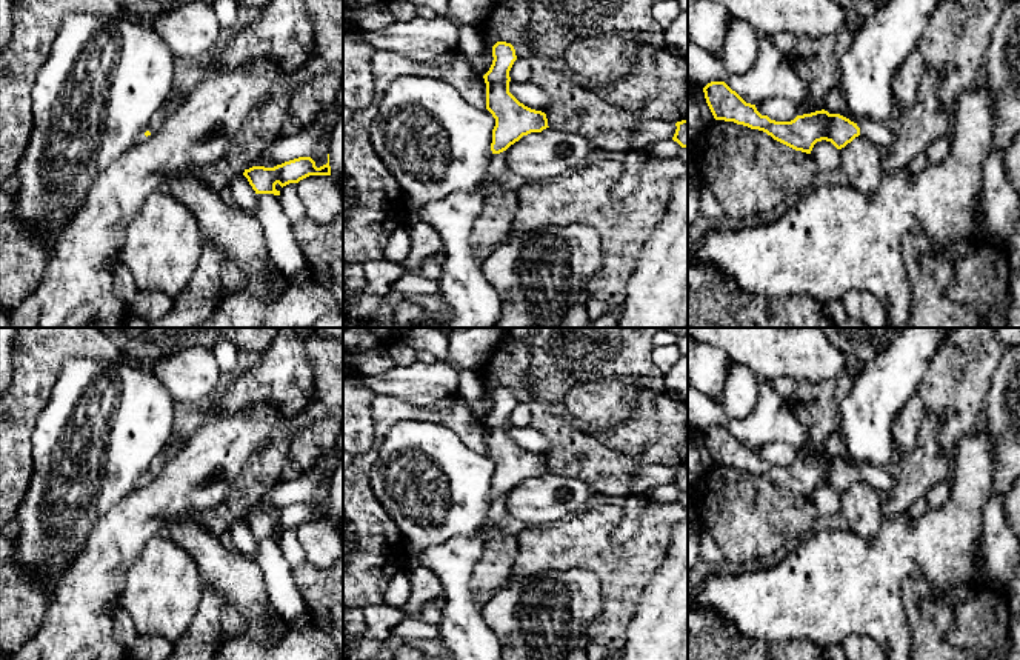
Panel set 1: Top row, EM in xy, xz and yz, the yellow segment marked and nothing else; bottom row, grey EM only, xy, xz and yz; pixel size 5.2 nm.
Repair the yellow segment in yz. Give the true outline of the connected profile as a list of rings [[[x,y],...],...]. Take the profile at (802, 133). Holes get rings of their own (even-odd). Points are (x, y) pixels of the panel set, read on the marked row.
[[[711,82],[703,88],[703,92],[715,120],[734,122],[763,131],[774,140],[806,154],[811,154],[814,145],[822,140],[842,149],[860,134],[886,148],[895,138],[892,125],[888,122],[862,118],[860,123],[854,123],[825,109],[797,115],[791,122],[775,122],[768,115],[762,115],[755,105],[746,103],[725,82]]]

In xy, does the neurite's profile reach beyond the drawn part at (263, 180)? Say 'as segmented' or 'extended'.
as segmented

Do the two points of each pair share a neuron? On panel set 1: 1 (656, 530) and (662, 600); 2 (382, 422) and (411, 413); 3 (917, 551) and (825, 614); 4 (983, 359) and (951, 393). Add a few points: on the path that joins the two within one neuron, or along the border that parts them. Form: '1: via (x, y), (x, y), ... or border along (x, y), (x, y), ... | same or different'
1: border along (671, 537), (670, 548), (645, 586), (642, 599) | different
2: via (390, 414), (403, 413) | same
3: via (894, 554), (848, 591) | same
4: via (976, 366), (957, 385) | same

